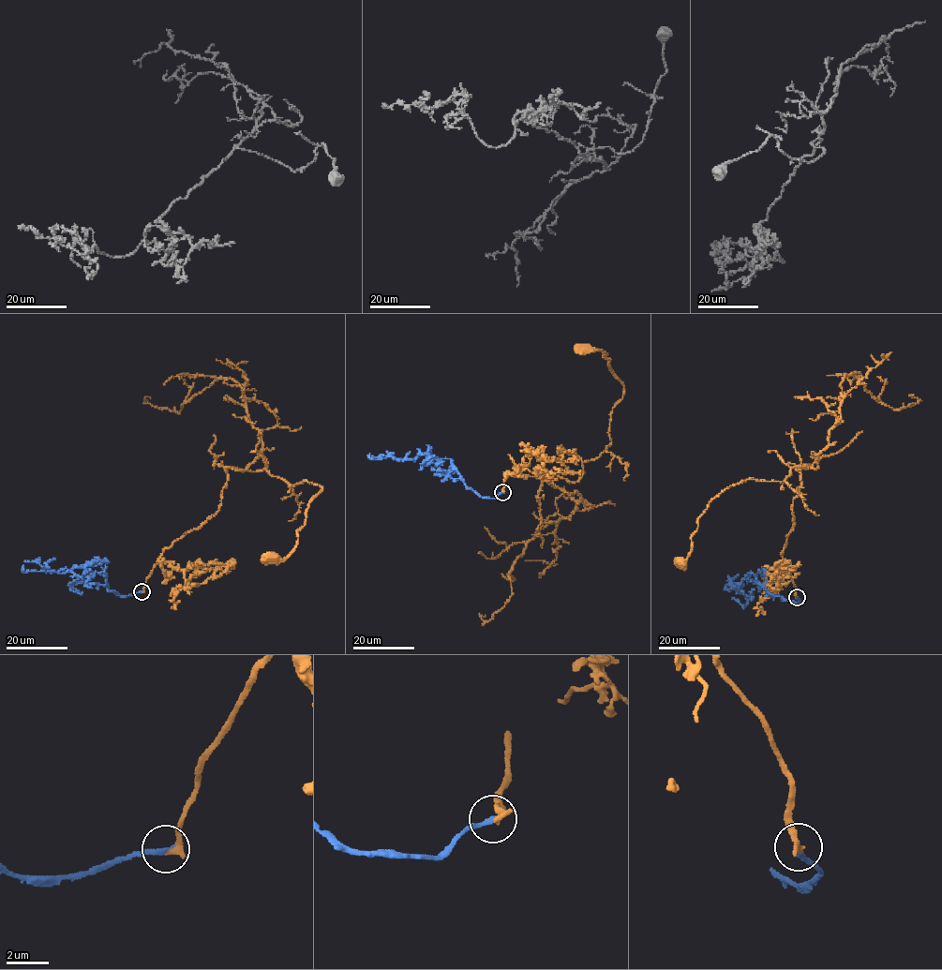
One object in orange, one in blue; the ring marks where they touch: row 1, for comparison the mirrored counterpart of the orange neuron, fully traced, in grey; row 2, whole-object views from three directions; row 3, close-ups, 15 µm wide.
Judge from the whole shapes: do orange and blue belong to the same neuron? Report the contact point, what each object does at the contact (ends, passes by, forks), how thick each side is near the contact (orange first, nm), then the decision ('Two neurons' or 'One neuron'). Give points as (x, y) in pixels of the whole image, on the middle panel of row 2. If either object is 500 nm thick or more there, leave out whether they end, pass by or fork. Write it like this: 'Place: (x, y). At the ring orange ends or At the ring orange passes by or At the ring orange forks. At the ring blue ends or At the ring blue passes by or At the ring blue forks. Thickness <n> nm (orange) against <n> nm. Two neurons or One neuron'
Place: (502, 492). At the ring orange ends. At the ring blue ends. Thickness 320 nm (orange) against 240 nm. One neuron

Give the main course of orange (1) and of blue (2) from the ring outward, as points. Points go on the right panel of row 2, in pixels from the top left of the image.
1: (797, 597), (781, 554), (800, 466), (710, 501), (680, 564)
2: (797, 597), (799, 602), (771, 594), (750, 573), (740, 581), (740, 590), (740, 587), (729, 590), (726, 584)

